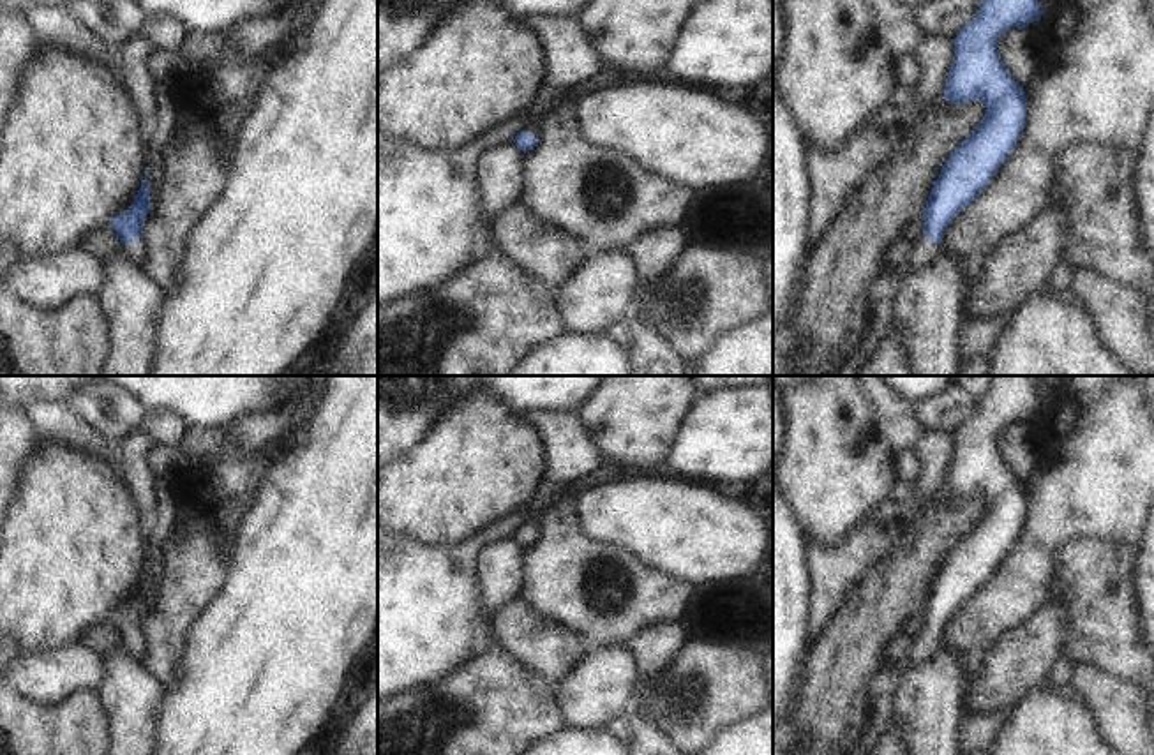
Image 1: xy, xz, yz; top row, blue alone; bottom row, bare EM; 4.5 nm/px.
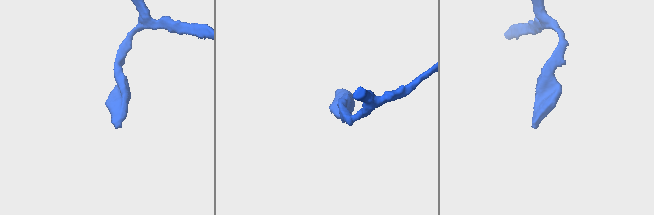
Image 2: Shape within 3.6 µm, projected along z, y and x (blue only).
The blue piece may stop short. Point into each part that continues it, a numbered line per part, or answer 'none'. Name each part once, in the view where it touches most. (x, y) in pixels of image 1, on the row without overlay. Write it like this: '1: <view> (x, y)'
1: xy (136, 644)

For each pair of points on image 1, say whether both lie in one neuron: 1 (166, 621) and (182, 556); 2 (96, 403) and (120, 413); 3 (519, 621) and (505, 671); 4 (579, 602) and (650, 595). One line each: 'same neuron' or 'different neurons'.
1: same neuron
2: same neuron
3: different neurons
4: same neuron

